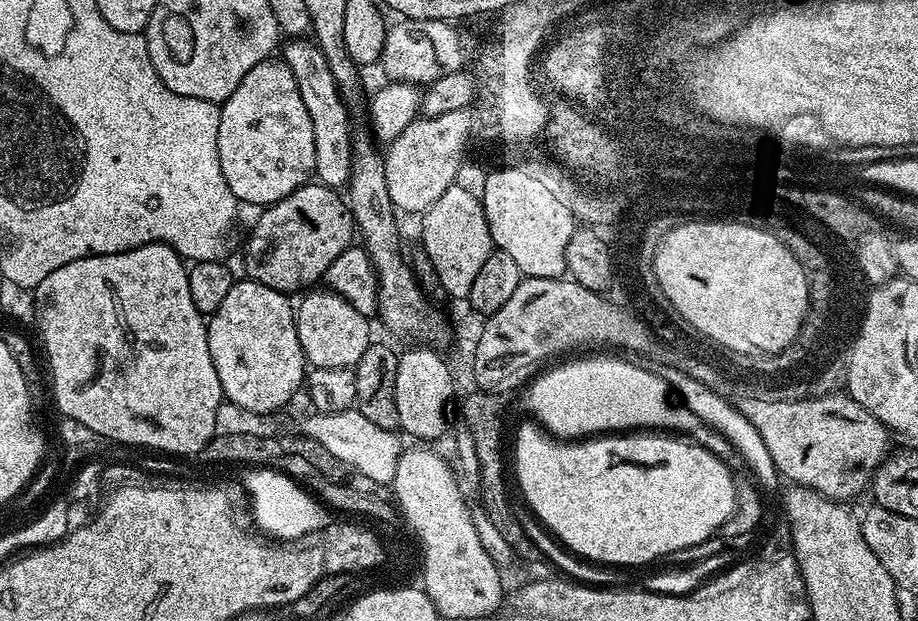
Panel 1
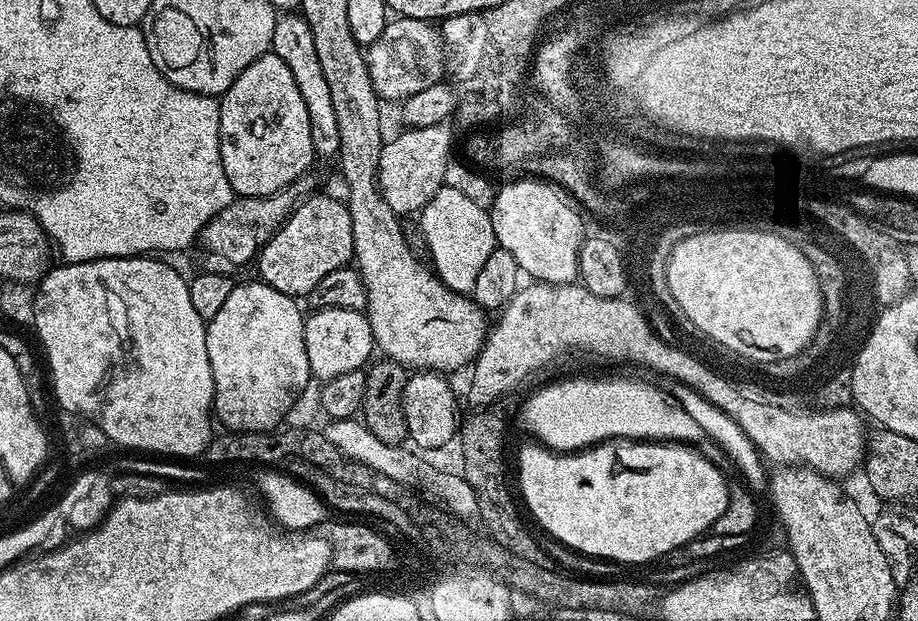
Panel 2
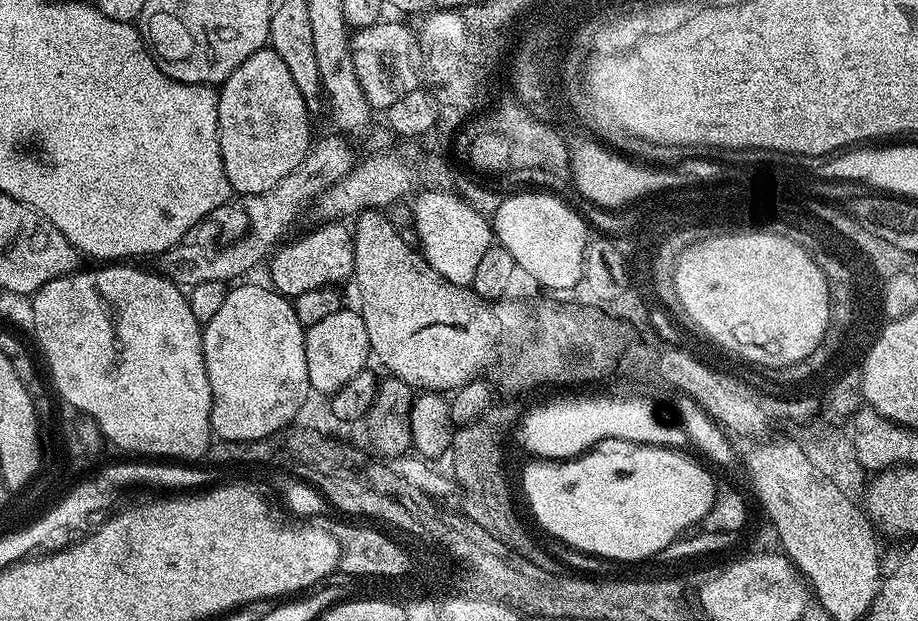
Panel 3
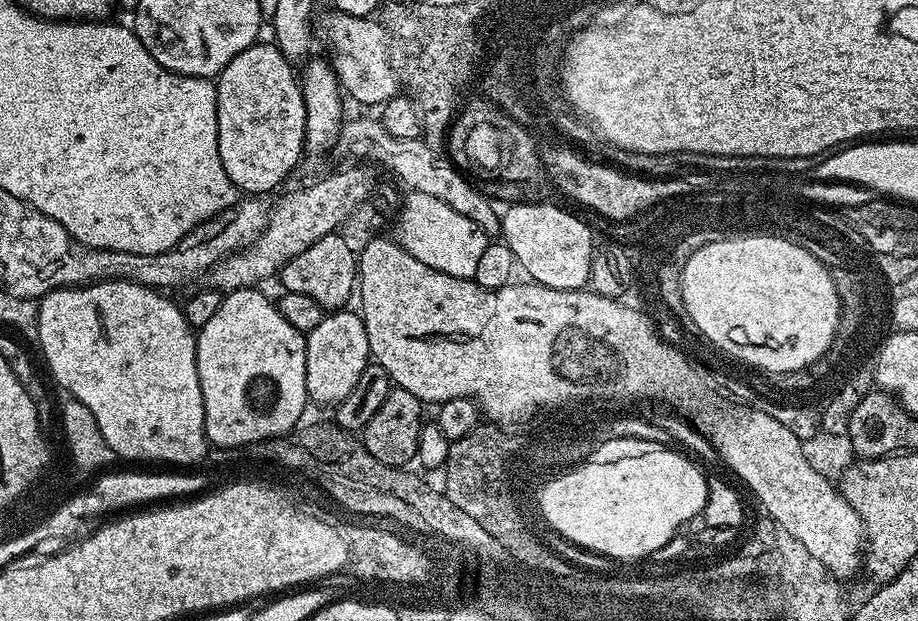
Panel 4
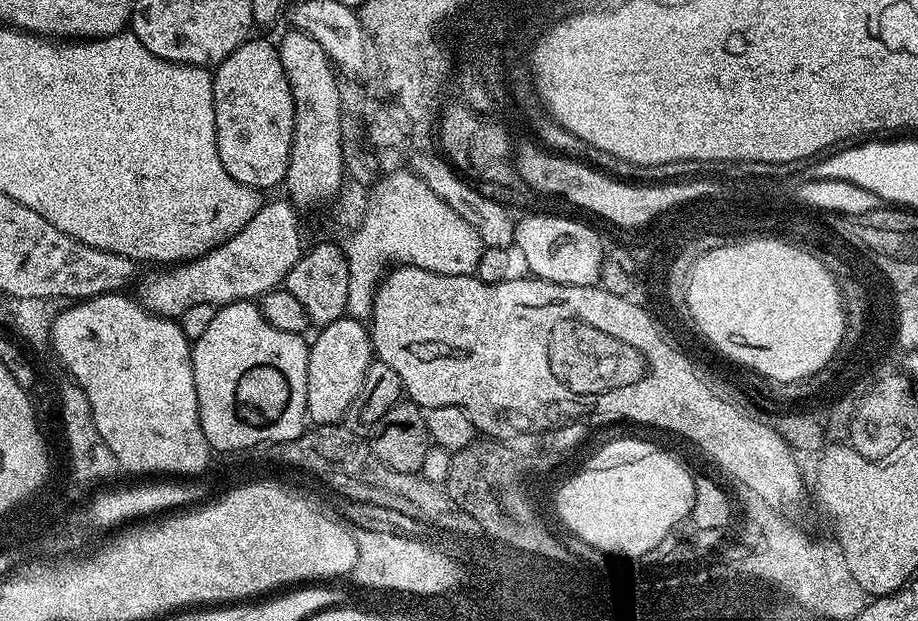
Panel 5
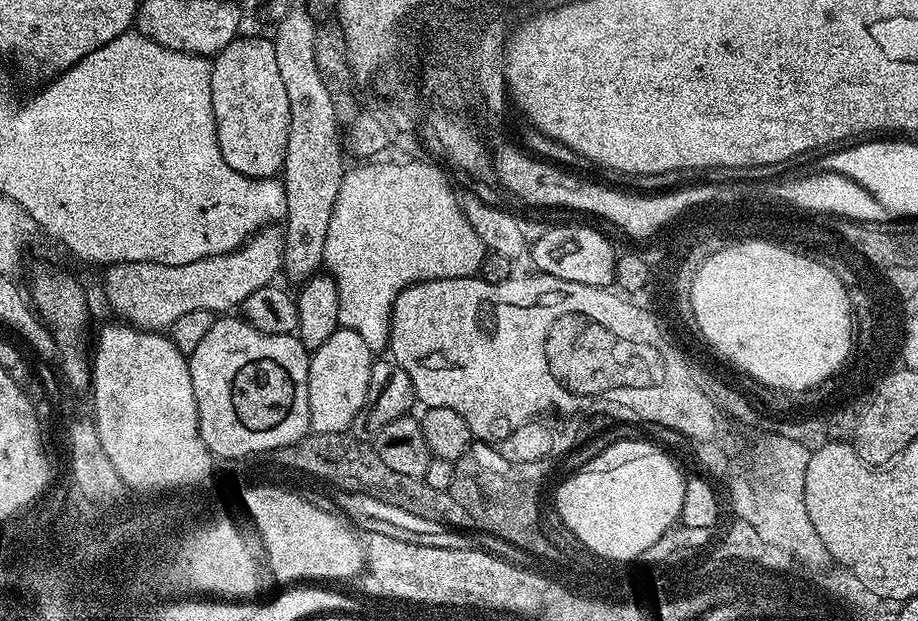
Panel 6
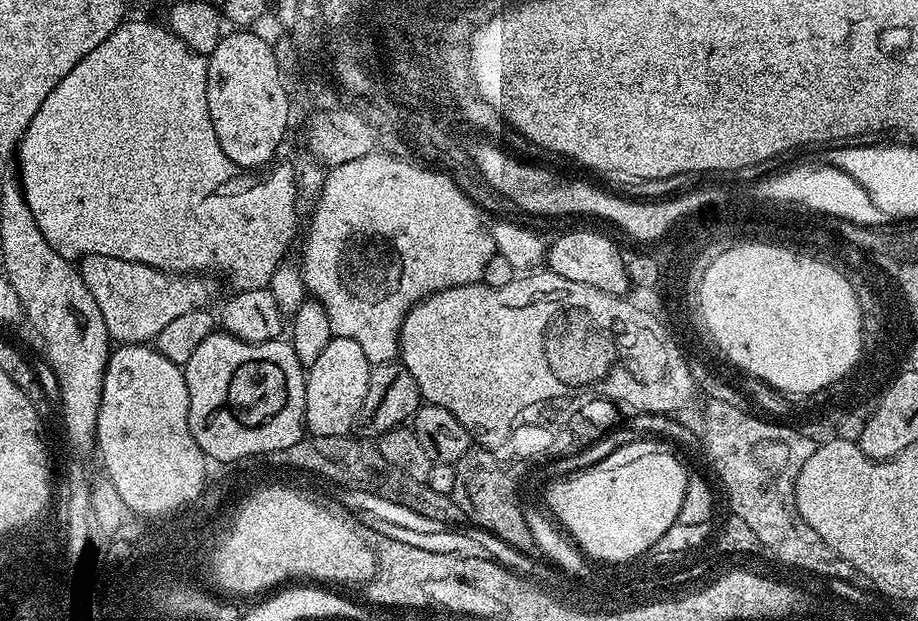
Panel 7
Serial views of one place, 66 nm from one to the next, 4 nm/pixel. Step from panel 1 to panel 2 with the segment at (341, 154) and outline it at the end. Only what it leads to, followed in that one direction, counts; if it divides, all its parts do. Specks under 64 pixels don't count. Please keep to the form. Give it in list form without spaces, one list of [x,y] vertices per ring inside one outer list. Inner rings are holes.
[[[284,14],[277,19],[274,26],[274,38],[270,49],[286,66],[290,66],[290,74],[294,74],[294,82],[298,82],[298,91],[302,93],[302,102],[306,102],[306,114],[310,114],[310,138],[314,142],[314,150],[319,159],[328,160],[339,157],[340,139],[338,138],[338,118],[334,118],[334,102],[330,102],[330,86],[326,86],[326,74],[322,74],[322,65],[318,62],[318,54],[314,51],[314,34],[310,34],[310,26],[303,15]]]

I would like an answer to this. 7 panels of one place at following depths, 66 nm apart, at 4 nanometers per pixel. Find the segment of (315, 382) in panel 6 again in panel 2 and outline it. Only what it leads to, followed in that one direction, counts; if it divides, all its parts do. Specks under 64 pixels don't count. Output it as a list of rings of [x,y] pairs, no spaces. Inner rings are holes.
[[[317,308],[311,315],[304,322],[304,341],[308,370],[315,379],[317,376],[317,381],[338,378],[338,374],[350,374],[350,370],[361,370],[373,359],[374,341],[365,313],[345,308]]]

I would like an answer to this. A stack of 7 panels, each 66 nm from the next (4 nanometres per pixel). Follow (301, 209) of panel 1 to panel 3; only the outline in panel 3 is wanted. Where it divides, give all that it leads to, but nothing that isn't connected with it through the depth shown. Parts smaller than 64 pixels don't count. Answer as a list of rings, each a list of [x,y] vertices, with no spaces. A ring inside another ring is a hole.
[[[326,222],[309,232],[301,234],[297,240],[289,244],[281,243],[271,253],[267,261],[268,272],[272,275],[271,287],[275,291],[289,298],[295,298],[298,294],[306,294],[306,290],[318,290],[329,286],[339,285],[339,280],[344,280],[353,275],[354,266],[354,232],[351,227],[338,222]]]

